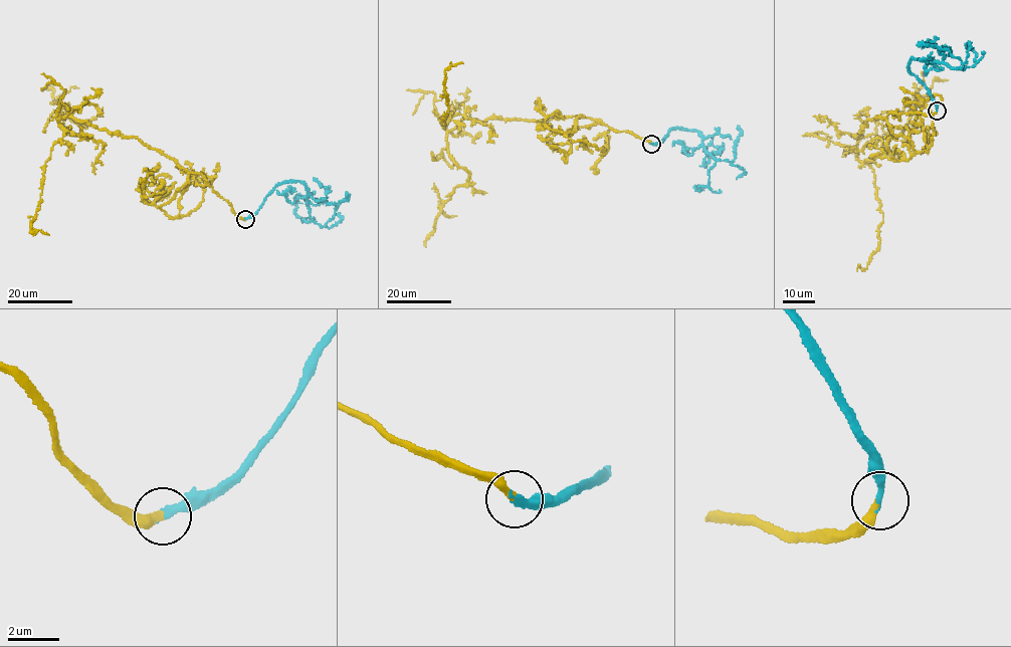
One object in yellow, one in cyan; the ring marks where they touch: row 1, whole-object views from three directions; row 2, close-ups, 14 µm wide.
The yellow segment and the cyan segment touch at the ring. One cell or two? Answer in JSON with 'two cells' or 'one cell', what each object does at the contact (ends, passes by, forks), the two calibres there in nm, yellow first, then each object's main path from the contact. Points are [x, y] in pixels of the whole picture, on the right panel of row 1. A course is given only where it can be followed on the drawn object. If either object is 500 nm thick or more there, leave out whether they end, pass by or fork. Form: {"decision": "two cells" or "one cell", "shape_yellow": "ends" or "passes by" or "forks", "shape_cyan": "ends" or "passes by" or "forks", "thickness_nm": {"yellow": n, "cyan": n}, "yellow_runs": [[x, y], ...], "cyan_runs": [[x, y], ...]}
{"decision": "one cell", "shape_yellow": "ends", "shape_cyan": "ends", "thickness_nm": {"yellow": 280, "cyan": 300}, "yellow_runs": [[937, 111], [888, 113], [854, 136], [861, 135], [856, 157], [873, 172], [882, 214], [878, 248], [859, 265]], "cyan_runs": [[937, 111], [928, 90], [912, 74], [907, 66], [912, 57], [957, 68], [962, 64], [948, 50], [917, 44]]}

